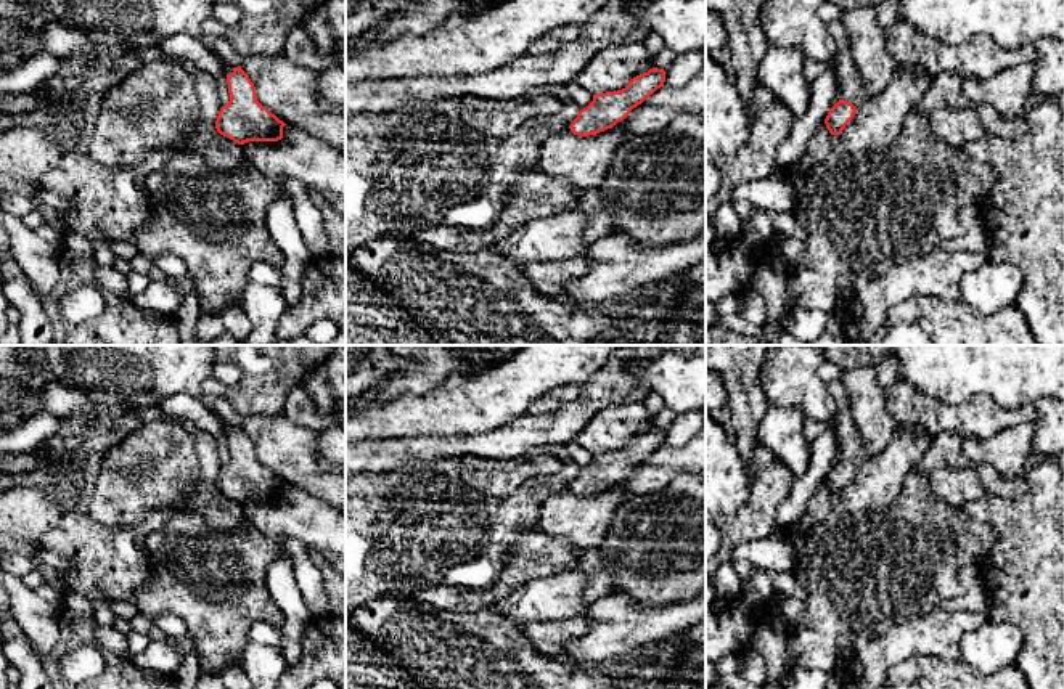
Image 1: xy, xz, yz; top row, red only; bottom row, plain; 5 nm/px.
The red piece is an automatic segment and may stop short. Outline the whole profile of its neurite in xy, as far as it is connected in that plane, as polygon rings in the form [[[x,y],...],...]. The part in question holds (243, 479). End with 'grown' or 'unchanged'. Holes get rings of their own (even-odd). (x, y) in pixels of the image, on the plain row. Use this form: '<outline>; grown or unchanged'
[[[220,424],[227,435],[230,461],[220,467],[215,488],[238,504],[248,501],[278,501],[286,485],[257,461],[249,435],[238,427]]]; grown

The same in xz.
[[[653,427],[633,437],[628,445],[617,451],[593,455],[593,461],[579,471],[569,485],[574,495],[588,496],[612,488],[624,480],[633,467],[641,464],[657,448],[664,446],[665,430]]]; unchanged

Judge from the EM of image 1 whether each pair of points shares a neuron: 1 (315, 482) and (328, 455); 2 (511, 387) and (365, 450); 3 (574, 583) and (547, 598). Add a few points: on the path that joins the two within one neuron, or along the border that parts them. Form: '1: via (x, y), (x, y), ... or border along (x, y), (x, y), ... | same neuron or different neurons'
1: border along (317, 432), (319, 463), (328, 469) | different neurons
2: border along (431, 434), (362, 442) | different neurons
3: via (568, 588), (553, 598) | same neuron

